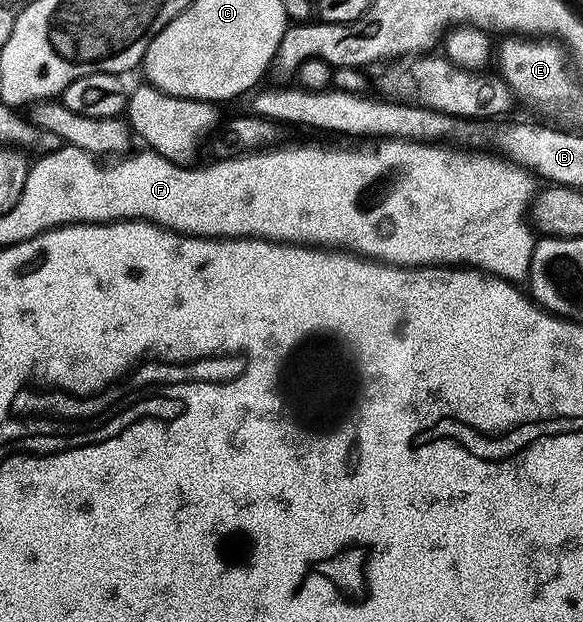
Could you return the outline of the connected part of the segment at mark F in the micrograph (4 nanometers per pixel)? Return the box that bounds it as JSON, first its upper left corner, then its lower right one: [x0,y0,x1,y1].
[18,138,536,281]

